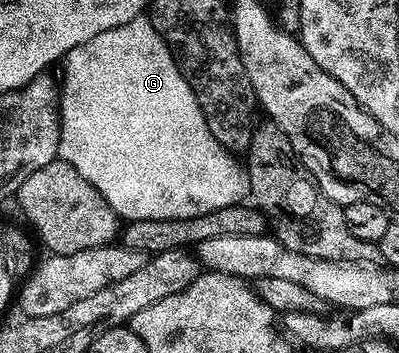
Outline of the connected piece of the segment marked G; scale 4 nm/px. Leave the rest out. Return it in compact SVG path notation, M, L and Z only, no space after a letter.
M138 17L127 21L127 25L116 27L115 29L107 29L103 33L99 33L99 37L91 37L91 41L87 41L83 45L79 45L75 49L71 49L69 54L63 60L63 68L61 79L59 75L59 124L61 126L61 136L59 137L59 147L57 153L62 163L70 163L79 173L79 177L83 177L98 193L103 197L103 201L107 201L107 205L111 205L111 209L122 220L128 221L131 219L186 219L187 217L199 217L199 213L211 213L215 209L227 209L231 205L242 202L249 195L249 176L246 170L236 163L234 154L226 149L223 145L219 145L219 141L215 141L215 137L211 133L211 129L207 129L207 117L203 113L203 109L199 105L199 101L195 97L195 93L191 89L189 82L185 80L185 74L181 71L181 67L177 64L176 58L172 49L166 45L160 33L153 27L152 18Z

